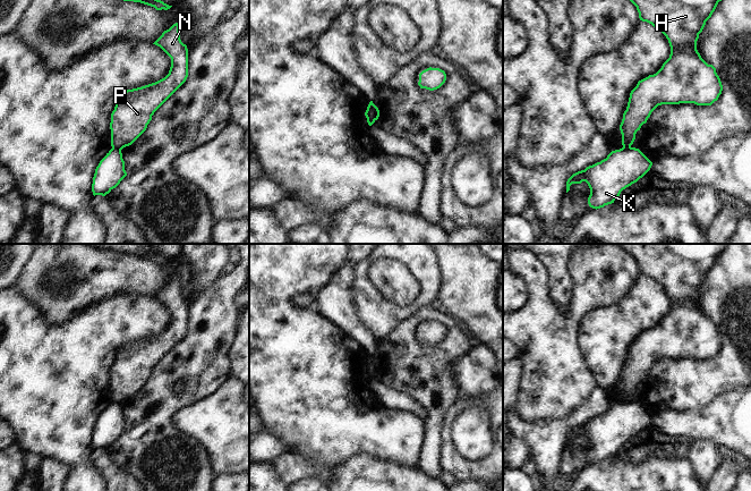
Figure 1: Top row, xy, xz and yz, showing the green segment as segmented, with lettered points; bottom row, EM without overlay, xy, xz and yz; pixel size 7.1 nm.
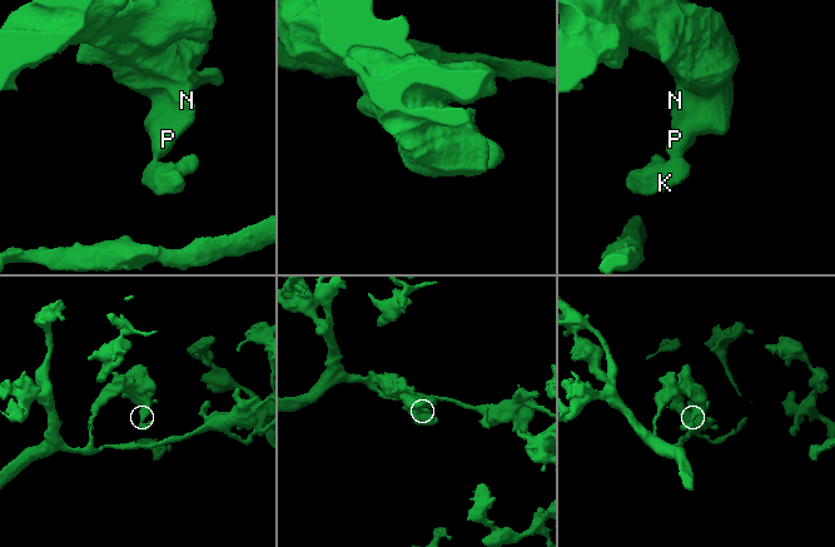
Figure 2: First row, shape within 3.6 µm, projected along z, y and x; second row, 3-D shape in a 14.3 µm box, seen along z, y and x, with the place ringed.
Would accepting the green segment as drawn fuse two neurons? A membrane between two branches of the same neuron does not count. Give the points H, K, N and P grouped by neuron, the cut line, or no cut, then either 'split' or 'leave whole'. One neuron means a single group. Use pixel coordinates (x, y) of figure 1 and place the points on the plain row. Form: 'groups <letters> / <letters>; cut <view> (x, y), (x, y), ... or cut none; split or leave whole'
groups H N P / K; cut xy (112, 400), (120, 405); split

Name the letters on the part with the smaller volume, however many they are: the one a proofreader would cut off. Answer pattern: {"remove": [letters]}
{"remove": ["K"]}

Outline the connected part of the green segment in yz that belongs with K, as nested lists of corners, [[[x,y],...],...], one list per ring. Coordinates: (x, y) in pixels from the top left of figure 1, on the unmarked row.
[[[635,401],[612,405],[606,413],[573,427],[566,435],[566,447],[572,438],[586,435],[590,442],[588,458],[592,463],[600,463],[614,457],[621,446],[642,432],[651,422],[652,416]]]

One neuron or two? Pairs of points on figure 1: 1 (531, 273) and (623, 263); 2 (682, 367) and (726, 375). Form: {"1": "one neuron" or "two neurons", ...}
{"1": "one neuron", "2": "one neuron"}

